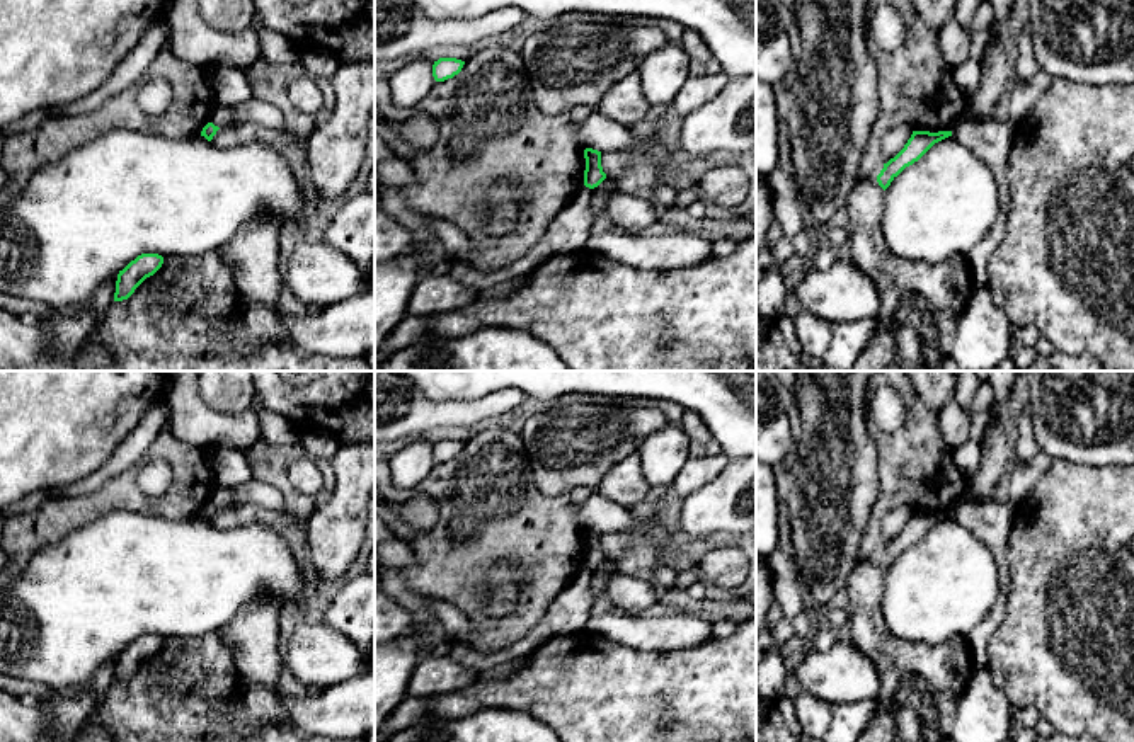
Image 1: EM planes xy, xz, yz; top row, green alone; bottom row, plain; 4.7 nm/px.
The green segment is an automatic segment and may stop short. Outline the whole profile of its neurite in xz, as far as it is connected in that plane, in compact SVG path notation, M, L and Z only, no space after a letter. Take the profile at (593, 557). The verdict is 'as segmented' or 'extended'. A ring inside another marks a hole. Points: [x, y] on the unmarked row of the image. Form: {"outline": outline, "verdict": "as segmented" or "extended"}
{"outline": "M586 529L584 539L586 539L584 567L594 570L606 560L606 555L603 553L601 548L601 533Z", "verdict": "as segmented"}

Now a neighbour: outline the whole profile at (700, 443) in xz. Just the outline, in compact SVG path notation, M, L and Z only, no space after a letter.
M684 410L679 427L688 437L688 456L717 456L720 454L720 446L708 432L702 417L696 412Z

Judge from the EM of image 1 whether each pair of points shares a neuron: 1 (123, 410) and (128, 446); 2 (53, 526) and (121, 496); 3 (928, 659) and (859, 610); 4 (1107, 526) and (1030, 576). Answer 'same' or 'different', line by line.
1: different
2: same
3: same
4: same

